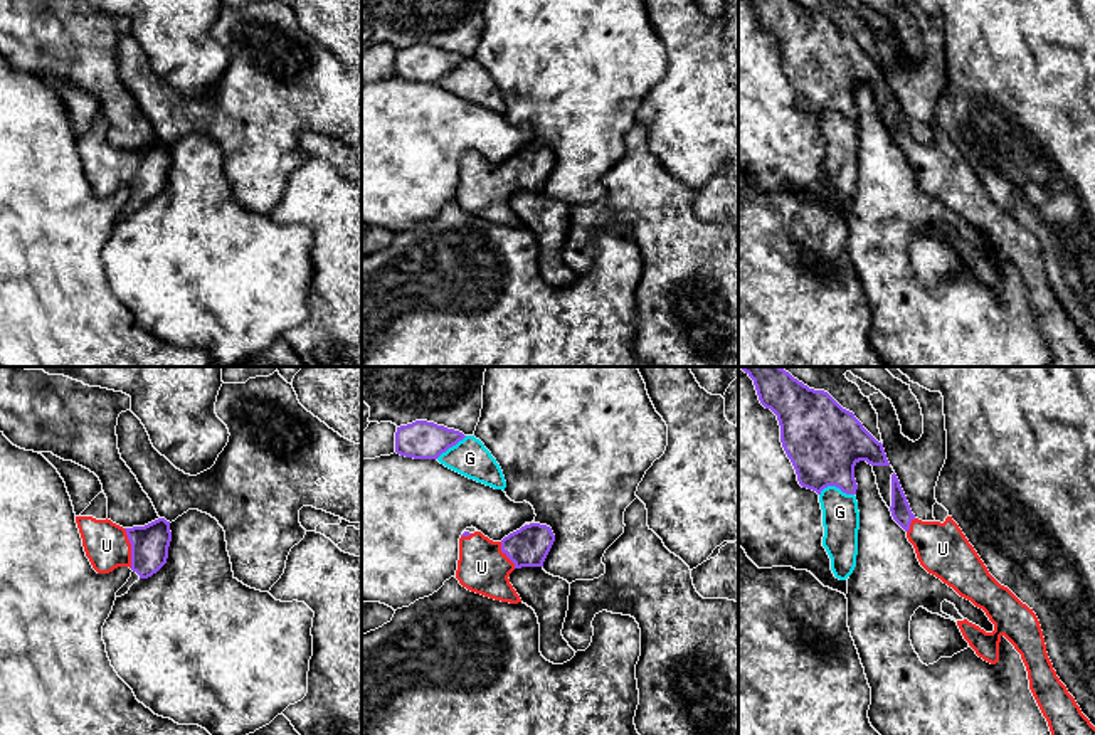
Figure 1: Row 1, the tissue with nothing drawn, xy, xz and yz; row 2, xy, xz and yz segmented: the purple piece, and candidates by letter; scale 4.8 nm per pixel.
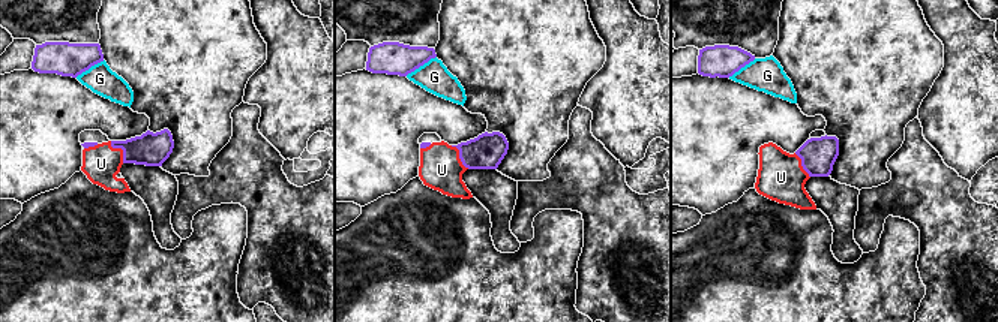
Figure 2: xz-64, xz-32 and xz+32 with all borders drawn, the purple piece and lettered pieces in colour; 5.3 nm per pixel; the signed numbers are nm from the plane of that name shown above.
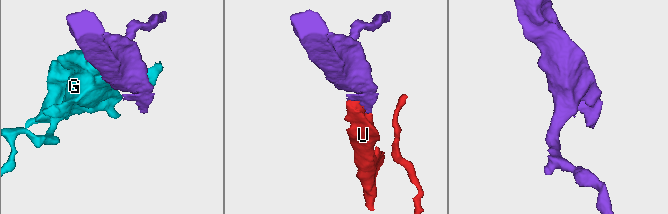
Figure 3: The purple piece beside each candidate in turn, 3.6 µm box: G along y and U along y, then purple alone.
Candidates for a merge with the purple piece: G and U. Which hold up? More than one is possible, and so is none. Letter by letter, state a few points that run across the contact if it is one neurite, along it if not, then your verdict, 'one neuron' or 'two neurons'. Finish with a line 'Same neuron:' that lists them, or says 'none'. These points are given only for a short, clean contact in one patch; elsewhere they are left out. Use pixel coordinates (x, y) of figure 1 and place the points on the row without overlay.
G: two neurons
U: one neuron
Same neuron: U

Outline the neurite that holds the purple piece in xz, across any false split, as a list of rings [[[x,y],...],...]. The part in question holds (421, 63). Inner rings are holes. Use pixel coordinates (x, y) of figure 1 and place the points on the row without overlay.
[[[427,44],[397,50],[395,76],[414,82],[437,82],[466,59]]]

